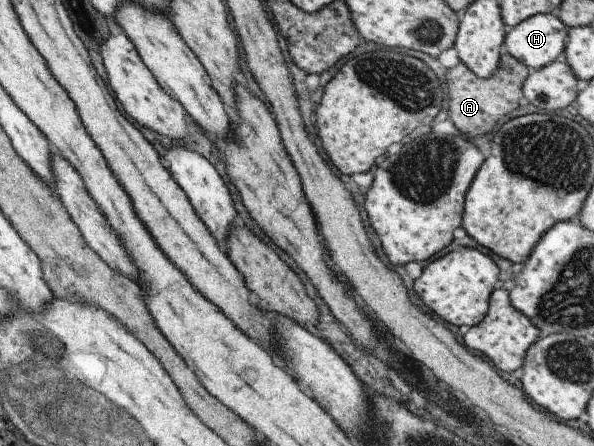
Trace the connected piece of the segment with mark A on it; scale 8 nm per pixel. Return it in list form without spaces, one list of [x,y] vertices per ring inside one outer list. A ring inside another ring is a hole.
[[[506,50],[500,55],[498,70],[488,78],[480,78],[470,70],[462,61],[448,69],[446,80],[448,81],[449,103],[448,118],[452,124],[460,130],[462,136],[476,138],[492,130],[500,117],[506,116],[518,108],[523,97],[523,82],[531,73],[525,64],[516,60]]]

